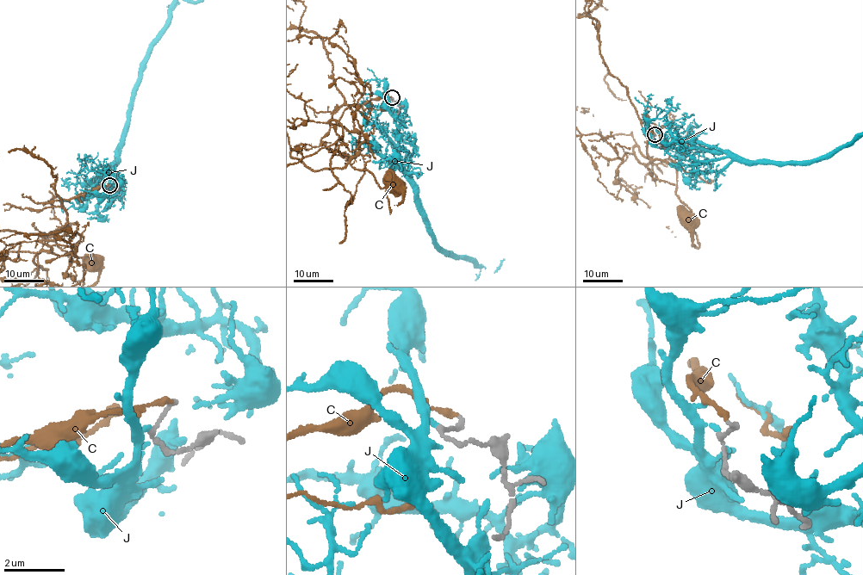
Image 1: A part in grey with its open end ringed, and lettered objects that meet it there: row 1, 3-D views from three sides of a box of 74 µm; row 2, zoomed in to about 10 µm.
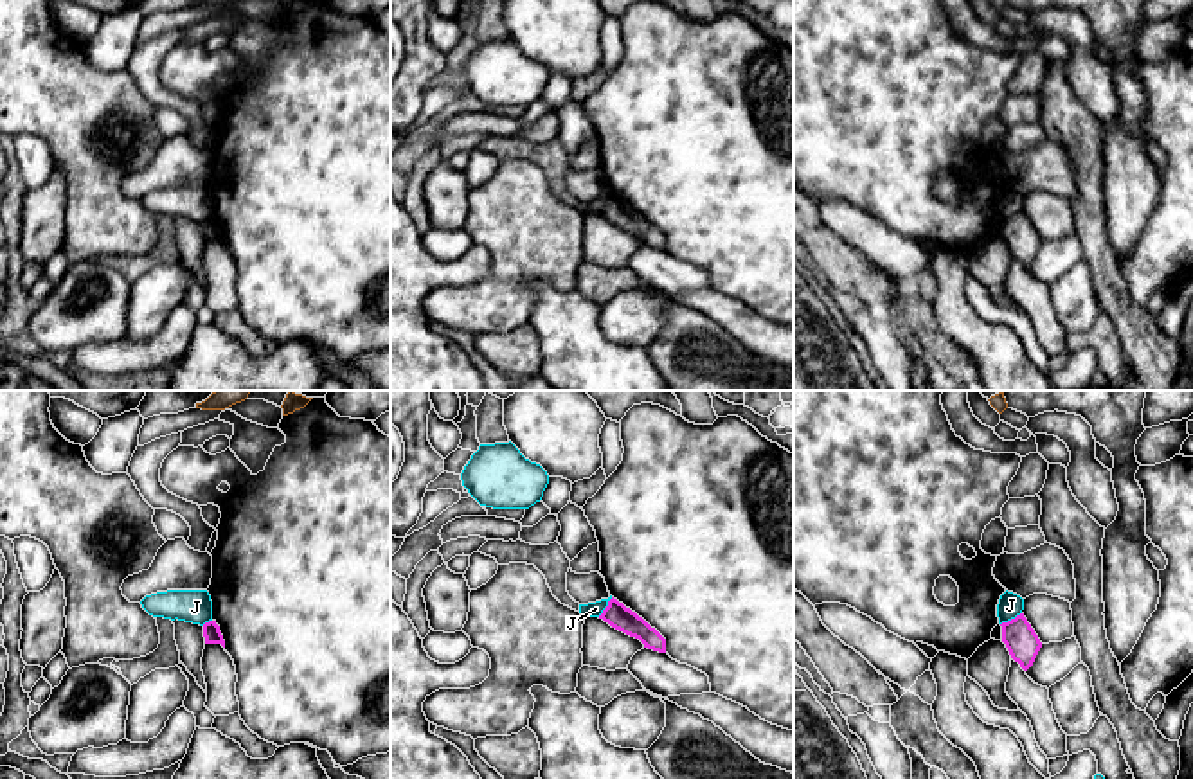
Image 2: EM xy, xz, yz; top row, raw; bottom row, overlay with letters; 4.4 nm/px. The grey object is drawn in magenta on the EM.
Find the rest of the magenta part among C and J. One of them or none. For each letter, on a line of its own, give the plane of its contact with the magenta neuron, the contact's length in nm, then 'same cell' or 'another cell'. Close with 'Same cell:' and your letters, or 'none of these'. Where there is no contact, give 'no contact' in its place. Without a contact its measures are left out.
C: no contact | same cell
J: yz | 110 nm | another cell
Same cell: C

